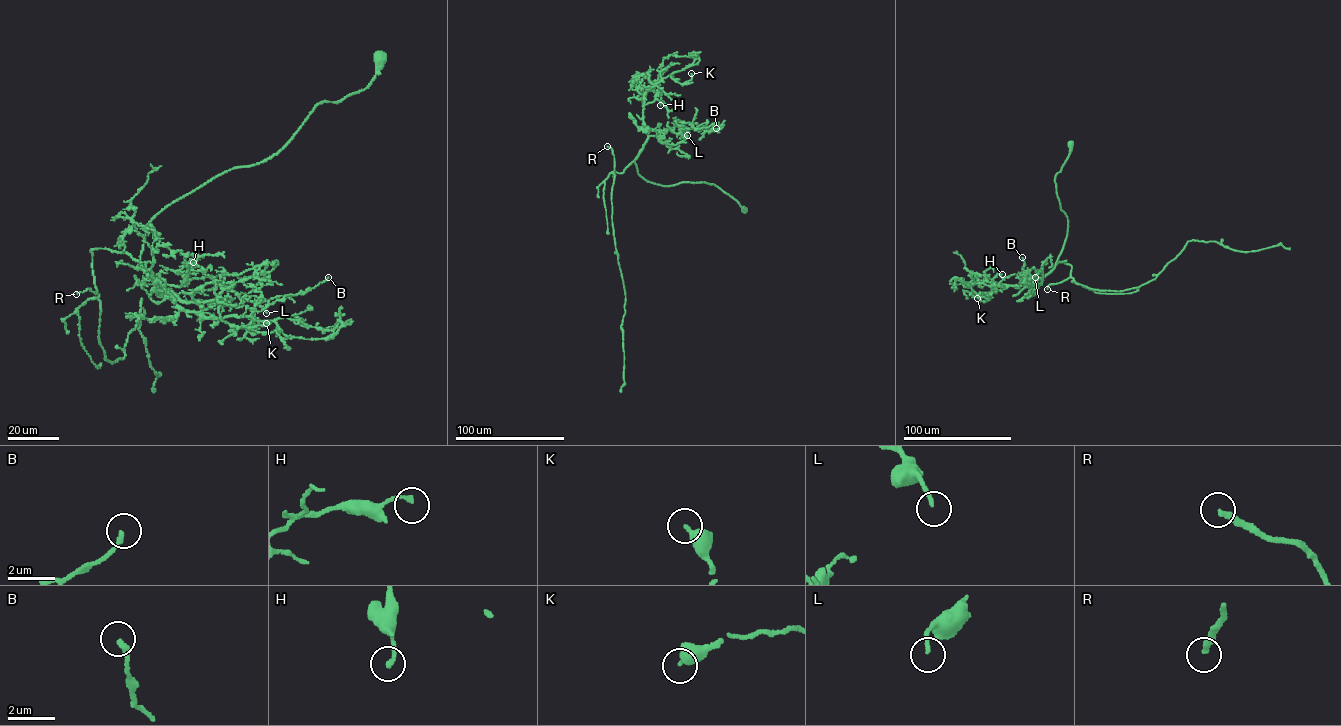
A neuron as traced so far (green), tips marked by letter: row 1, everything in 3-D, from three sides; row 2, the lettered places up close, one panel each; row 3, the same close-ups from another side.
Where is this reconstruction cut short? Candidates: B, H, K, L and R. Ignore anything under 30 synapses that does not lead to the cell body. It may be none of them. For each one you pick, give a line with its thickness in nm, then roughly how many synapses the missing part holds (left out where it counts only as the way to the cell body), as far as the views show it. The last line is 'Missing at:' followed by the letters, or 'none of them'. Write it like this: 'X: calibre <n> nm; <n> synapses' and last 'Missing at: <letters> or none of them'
R: calibre 240 nm; 30 synapses
Missing at: R

